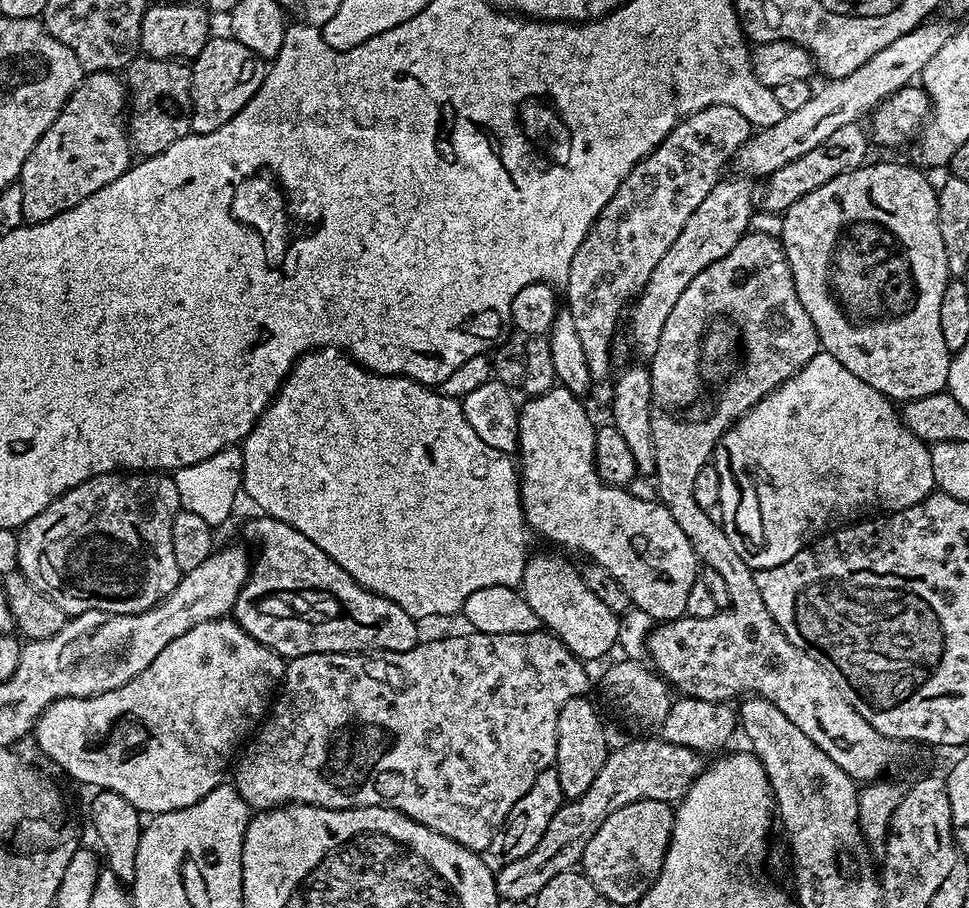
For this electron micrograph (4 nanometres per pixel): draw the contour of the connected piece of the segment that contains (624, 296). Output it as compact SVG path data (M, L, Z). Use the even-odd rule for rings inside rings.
M715 104L690 113L642 162L626 174L622 186L606 202L602 214L590 226L566 277L566 310L574 318L574 330L582 342L593 381L607 381L612 368L612 339L620 324L620 315L646 286L658 258L682 234L690 214L698 210L706 194L722 179L723 170L751 138L752 123L734 106Z

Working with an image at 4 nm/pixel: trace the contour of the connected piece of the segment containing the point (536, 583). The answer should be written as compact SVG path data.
M558 552L554 554L532 555L525 561L523 578L520 581L520 591L523 593L534 614L538 615L540 623L546 627L552 635L555 635L567 646L578 659L591 662L604 657L612 648L617 647L620 636L619 615L610 610L604 602L599 601L598 596L585 584L585 580L579 567L569 561L569 557Z

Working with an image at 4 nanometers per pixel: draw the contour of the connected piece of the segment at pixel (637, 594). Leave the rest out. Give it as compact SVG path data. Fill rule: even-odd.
M557 386L545 395L533 396L530 402L524 402L528 404L519 405L518 504L524 509L527 527L531 531L533 528L542 539L557 544L555 547L565 553L573 554L580 548L581 554L588 556L584 558L594 558L598 567L610 570L610 574L622 582L622 590L626 590L633 605L653 621L678 620L686 610L690 586L698 579L697 549L693 541L686 538L684 525L674 522L663 504L634 498L627 488L615 488L601 480L594 458L597 425L592 424L586 413L580 412L584 402L568 388Z

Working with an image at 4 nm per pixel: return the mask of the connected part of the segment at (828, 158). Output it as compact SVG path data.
M859 123L841 126L839 130L834 130L834 134L830 134L830 138L826 138L826 142L822 142L822 146L814 146L814 150L802 154L802 158L794 158L794 162L771 172L763 181L763 211L783 214L790 206L794 206L794 202L798 202L802 198L806 198L806 194L818 190L818 186L826 186L826 182L830 182L830 178L838 178L838 174L846 174L855 168L863 168L869 159L870 136L865 129L863 132L860 127Z

